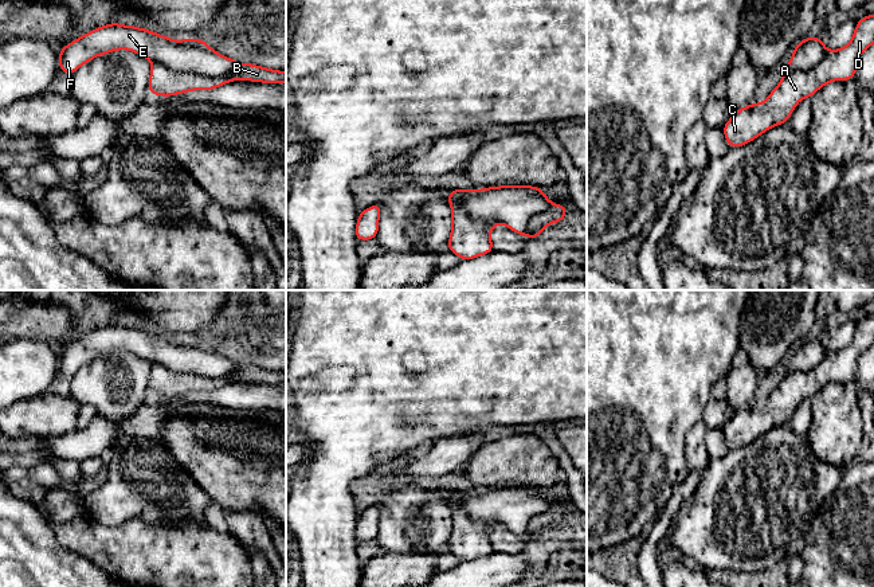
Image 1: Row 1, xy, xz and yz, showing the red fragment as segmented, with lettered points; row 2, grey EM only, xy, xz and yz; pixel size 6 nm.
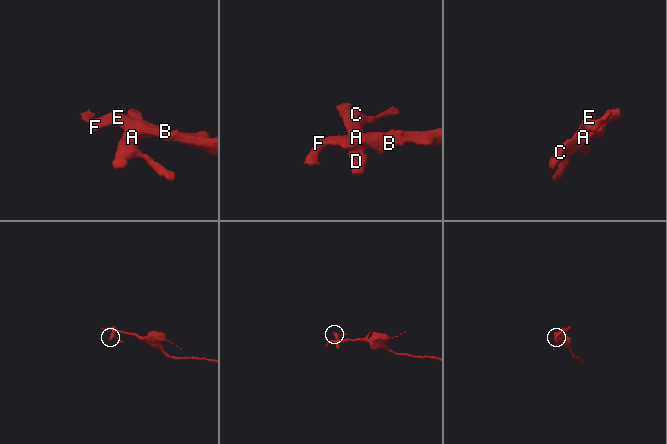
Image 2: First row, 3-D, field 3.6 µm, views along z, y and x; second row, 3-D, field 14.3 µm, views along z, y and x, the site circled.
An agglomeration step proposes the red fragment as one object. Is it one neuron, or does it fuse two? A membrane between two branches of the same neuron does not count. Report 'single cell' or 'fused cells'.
fused cells

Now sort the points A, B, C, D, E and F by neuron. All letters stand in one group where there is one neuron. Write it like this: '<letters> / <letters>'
A B C D / E F

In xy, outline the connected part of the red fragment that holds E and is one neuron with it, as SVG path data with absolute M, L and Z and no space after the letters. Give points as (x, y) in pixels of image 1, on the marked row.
M115 21L101 26L62 47L58 69L72 75L95 56L115 50L130 50L172 71L196 73L208 78L231 77L238 69L235 59L213 51L205 40L173 40L148 28Z

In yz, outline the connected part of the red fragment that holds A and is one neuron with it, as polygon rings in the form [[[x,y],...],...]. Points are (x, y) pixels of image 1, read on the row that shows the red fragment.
[[[866,15],[857,20],[854,35],[850,43],[839,50],[827,51],[822,60],[810,70],[787,69],[780,83],[771,91],[761,103],[750,103],[737,109],[722,128],[722,133],[729,148],[737,148],[749,144],[772,126],[788,122],[795,106],[806,97],[811,98],[819,89],[831,81],[850,81],[857,74],[858,58],[874,43],[874,15]]]

